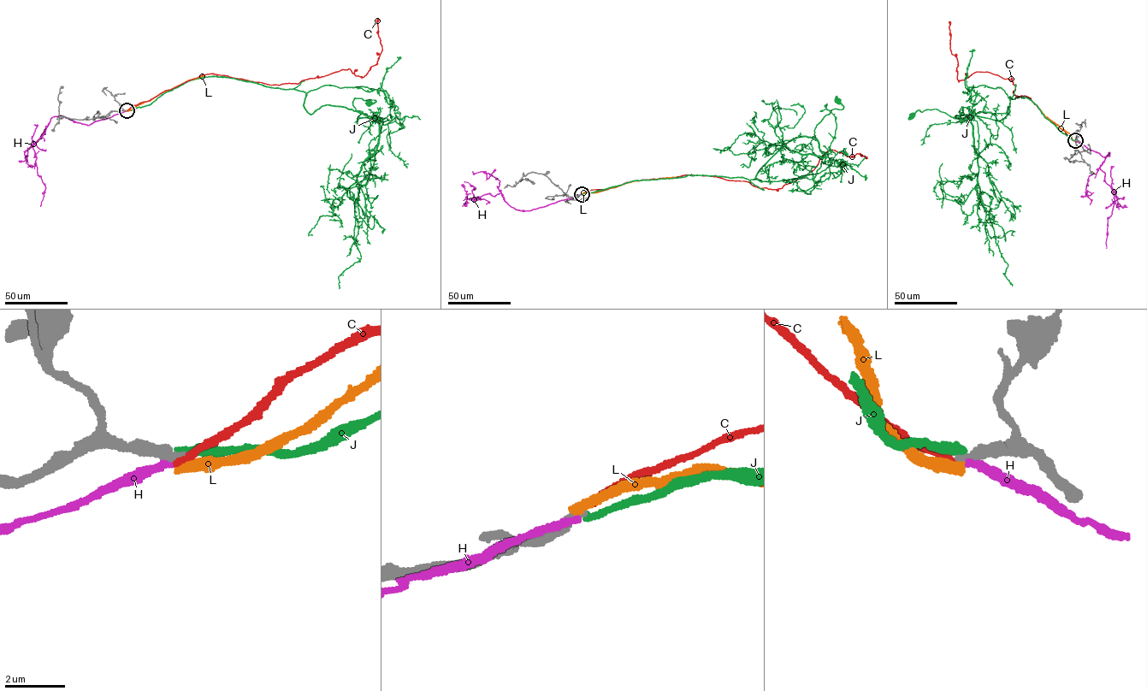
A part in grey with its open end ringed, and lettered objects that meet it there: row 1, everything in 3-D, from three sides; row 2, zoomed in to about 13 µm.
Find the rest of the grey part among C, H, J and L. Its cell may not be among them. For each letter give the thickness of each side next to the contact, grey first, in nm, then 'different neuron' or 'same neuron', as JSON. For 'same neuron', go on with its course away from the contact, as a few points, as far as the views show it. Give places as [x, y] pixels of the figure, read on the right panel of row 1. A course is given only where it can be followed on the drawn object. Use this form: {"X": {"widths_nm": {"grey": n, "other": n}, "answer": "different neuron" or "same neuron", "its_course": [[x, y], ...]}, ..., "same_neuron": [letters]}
{"C": {"widths_nm": {"grey": 320, "other": 240}, "answer": "different neuron"}, "H": {"widths_nm": {"grey": 360, "other": 280}, "answer": "different neuron"}, "J": {"widths_nm": {"grey": 320, "other": 200}, "answer": "different neuron"}, "L": {"widths_nm": {"grey": 320, "other": 300}, "answer": "different neuron"}, "same_neuron": []}

